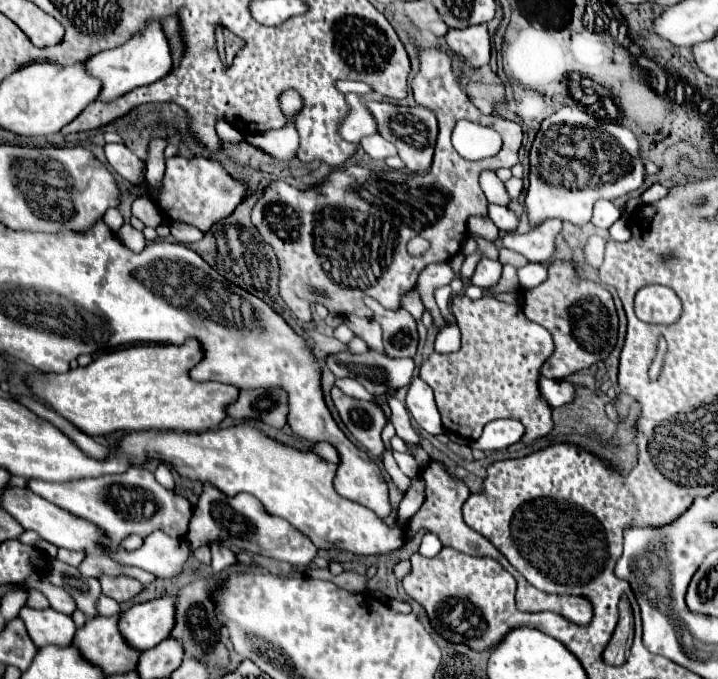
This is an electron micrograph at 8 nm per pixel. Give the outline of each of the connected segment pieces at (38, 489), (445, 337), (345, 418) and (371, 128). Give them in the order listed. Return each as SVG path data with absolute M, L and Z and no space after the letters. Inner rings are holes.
M129 467L129 471L123 475L83 477L65 483L29 479L27 489L59 505L61 509L67 509L69 513L95 523L99 529L105 529L105 533L109 533L109 539L113 543L121 543L131 533L139 537L147 537L157 529L165 531L171 537L183 539L189 527L189 517L193 515L189 501L161 487L155 481L155 475L145 467Z
M447 323L447 325L441 329L441 333L437 335L435 351L439 351L439 353L451 353L451 351L457 351L457 349L459 349L459 339L461 339L459 327L453 325L453 323Z
M335 387L331 389L331 399L349 433L367 449L371 457L381 457L383 455L381 431L385 427L385 415L381 413L381 409L373 403L347 397Z
M345 95L345 101L349 105L349 111L339 125L339 135L349 143L359 143L361 137L377 133L377 125L373 125L373 117L369 117L361 95Z

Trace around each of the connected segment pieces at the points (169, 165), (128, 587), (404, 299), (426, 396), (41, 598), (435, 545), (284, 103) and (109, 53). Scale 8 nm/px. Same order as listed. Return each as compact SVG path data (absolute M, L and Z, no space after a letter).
M171 157L165 163L163 185L155 200L167 221L187 223L207 233L211 225L229 217L245 197L245 185L233 179L219 161L209 157Z
M107 575L101 577L101 587L103 587L103 593L107 597L115 599L115 601L127 601L143 589L143 585L135 579L131 579L131 577L113 579L113 577L107 577Z
M416 288L404 293L400 300L401 308L407 310L418 321L421 319L425 307Z
M415 377L409 385L405 407L411 413L411 417L417 421L417 425L425 429L427 433L439 435L445 431L441 425L441 417L437 413L435 401L433 401L433 391L419 377Z
M29 589L29 601L27 601L29 607L35 607L35 609L43 609L43 607L49 607L49 601L43 593L35 591L35 589Z
M425 533L423 541L421 541L421 547L419 547L419 553L425 555L425 557L433 557L441 547L443 545L441 545L441 541L435 533Z
M285 91L281 95L281 109L291 119L301 109L301 97L295 91Z
M151 19L145 23L141 31L131 35L129 41L125 41L121 47L115 49L105 49L91 59L87 59L87 69L93 77L101 79L103 89L99 93L99 99L113 99L121 97L121 93L129 93L129 89L151 85L159 79L163 79L171 69L173 69L173 59L171 59L171 47L169 39L161 27L159 19Z

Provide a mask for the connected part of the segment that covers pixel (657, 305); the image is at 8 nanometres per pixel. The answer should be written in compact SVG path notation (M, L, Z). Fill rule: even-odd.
M647 285L635 297L635 315L647 323L673 323L681 315L681 301L669 287Z

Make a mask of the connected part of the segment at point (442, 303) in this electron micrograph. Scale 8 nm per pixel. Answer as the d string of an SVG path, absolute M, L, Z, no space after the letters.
M449 285L435 289L435 301L437 301L437 305L439 305L445 321L455 321L453 313L449 311L449 299L451 299L451 287Z

